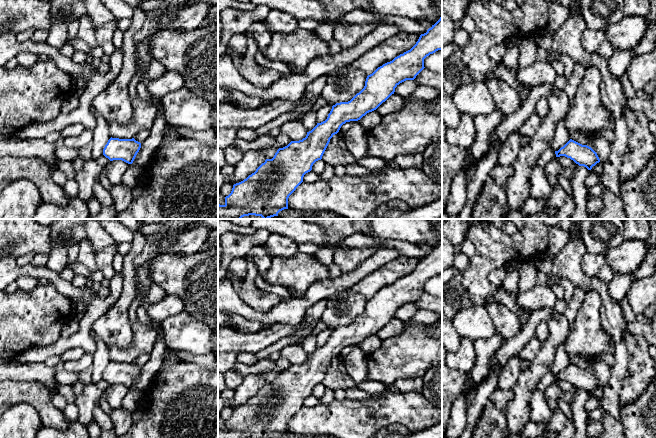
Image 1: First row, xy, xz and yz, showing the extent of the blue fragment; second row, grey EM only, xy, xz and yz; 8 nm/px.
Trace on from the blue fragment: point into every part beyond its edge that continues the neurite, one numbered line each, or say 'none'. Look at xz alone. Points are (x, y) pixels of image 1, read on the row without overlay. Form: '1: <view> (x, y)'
none

